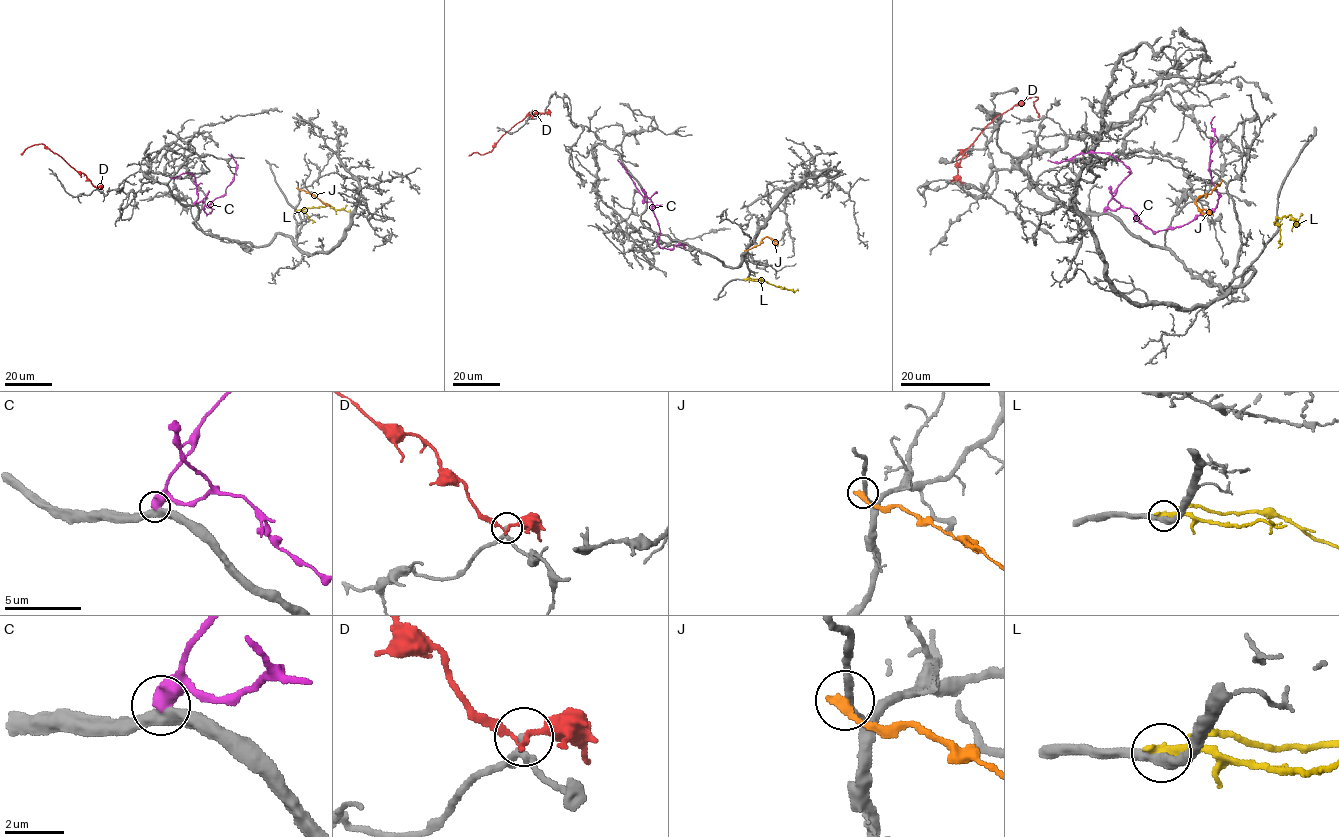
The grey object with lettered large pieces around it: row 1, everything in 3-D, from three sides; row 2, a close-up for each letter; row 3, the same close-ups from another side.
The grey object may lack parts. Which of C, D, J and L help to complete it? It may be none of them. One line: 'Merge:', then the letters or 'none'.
Merge: none

